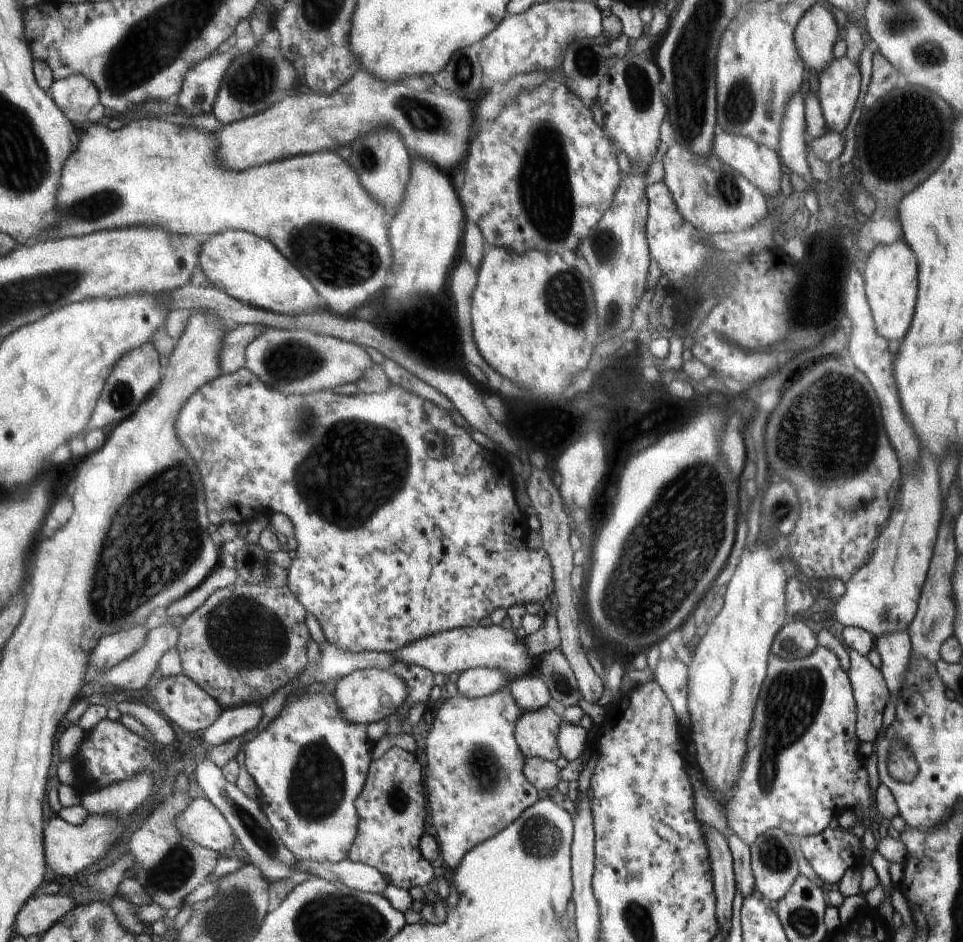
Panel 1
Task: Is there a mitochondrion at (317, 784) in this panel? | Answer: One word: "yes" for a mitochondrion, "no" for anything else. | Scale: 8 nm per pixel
yes

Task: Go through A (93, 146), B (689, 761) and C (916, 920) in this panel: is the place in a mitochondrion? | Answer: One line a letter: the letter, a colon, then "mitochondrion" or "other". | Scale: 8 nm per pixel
A: other
B: other
C: other

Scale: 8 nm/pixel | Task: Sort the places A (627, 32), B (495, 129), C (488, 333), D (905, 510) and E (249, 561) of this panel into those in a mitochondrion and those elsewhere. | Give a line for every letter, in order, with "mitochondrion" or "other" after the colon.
A: other
B: other
C: other
D: other
E: mitochondrion

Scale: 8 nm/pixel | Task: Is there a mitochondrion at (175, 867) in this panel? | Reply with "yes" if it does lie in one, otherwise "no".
yes

